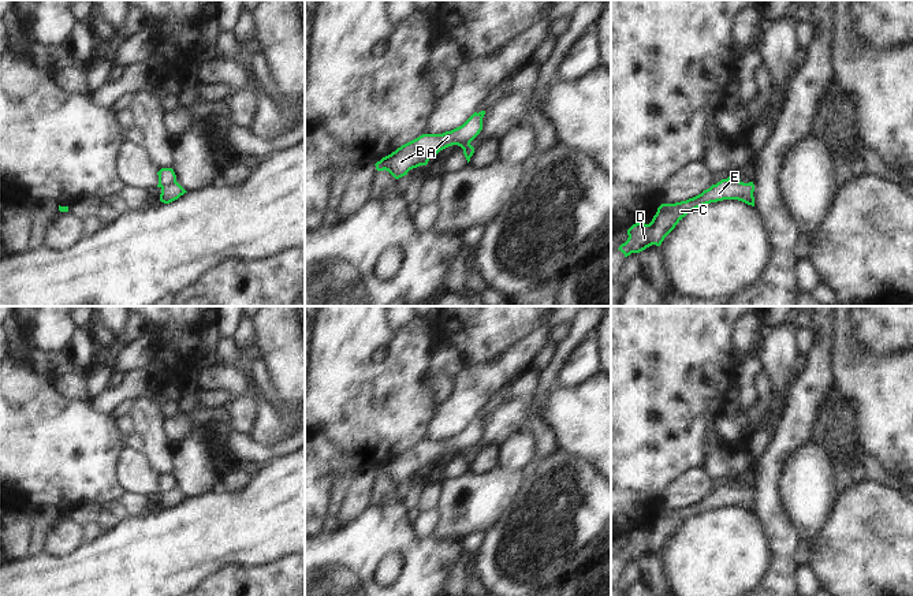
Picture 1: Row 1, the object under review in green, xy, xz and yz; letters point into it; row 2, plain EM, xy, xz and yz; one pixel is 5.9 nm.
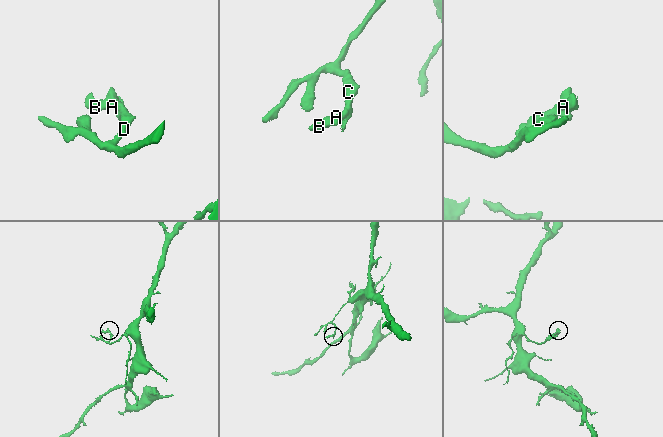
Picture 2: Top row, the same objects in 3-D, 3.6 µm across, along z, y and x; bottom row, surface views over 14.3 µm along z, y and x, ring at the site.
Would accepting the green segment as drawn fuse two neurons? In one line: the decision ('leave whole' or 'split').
split

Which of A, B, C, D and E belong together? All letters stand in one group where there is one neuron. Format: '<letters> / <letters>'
A B / C D E

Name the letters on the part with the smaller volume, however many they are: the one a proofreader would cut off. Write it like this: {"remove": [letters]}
{"remove": ["A", "B"]}

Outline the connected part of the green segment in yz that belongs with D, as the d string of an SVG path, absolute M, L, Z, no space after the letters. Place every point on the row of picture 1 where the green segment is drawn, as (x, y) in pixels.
M722 179L701 194L675 204L662 204L649 224L636 223L627 230L627 241L619 246L625 257L640 253L646 247L660 246L664 238L692 211L723 200L738 200L754 206L754 185Z

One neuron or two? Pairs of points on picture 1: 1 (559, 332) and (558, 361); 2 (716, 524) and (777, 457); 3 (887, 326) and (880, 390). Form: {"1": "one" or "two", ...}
{"1": "two", "2": "two", "3": "two"}

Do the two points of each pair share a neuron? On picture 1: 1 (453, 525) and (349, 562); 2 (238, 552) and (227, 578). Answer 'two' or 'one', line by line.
1: two
2: two

